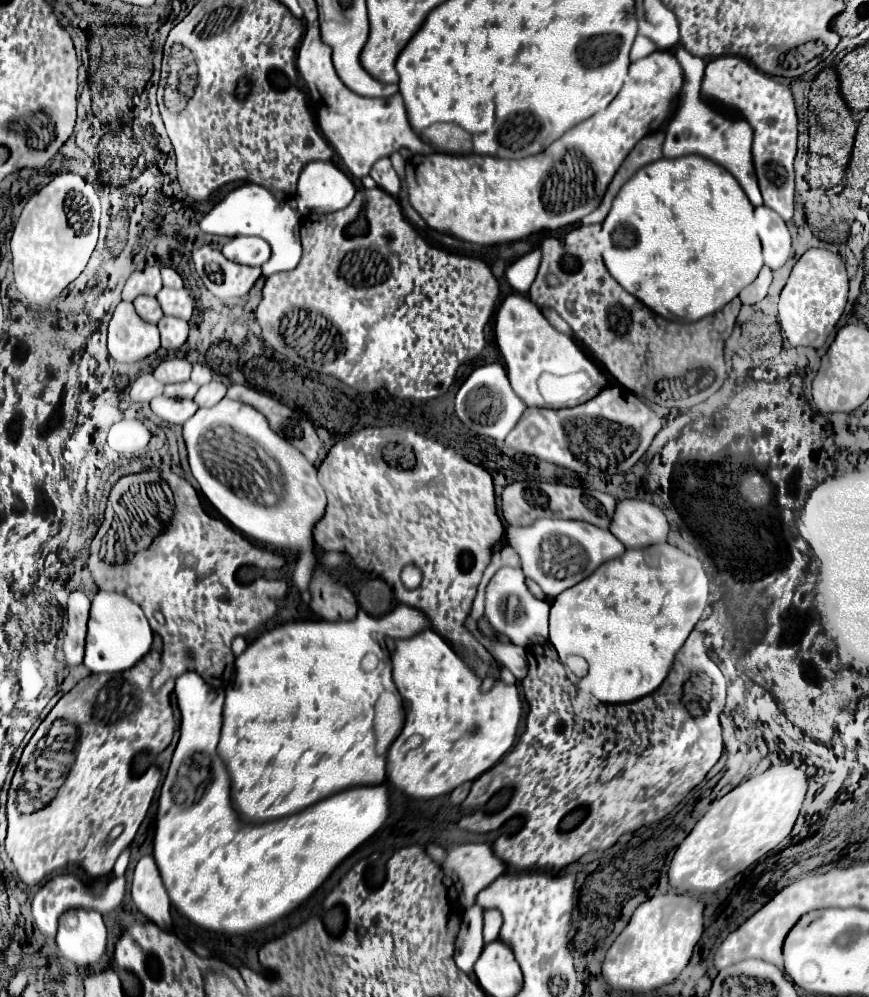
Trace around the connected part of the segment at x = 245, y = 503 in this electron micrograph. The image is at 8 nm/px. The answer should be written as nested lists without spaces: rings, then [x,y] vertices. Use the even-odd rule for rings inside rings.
[[[224,399],[212,409],[204,409],[204,407],[198,409],[198,413],[190,421],[184,423],[184,441],[188,447],[192,475],[196,477],[206,499],[242,535],[246,535],[266,547],[274,547],[280,551],[294,551],[298,555],[298,559],[296,559],[296,577],[292,577],[292,581],[300,591],[308,591],[308,581],[312,579],[312,573],[316,567],[312,529],[314,529],[316,521],[320,521],[320,517],[324,515],[324,509],[326,509],[326,495],[316,479],[316,467],[296,447],[288,445],[282,437],[278,437],[270,429],[270,425],[262,413],[258,413],[254,407],[248,407],[248,405],[244,405],[240,401],[232,401],[232,399]],[[216,427],[228,427],[240,435],[246,435],[256,445],[260,445],[268,457],[272,457],[280,465],[282,485],[284,485],[284,497],[280,503],[276,503],[272,507],[252,503],[248,497],[234,495],[226,485],[222,485],[220,481],[216,481],[216,477],[210,475],[210,471],[206,469],[204,459],[200,455],[200,437],[206,431],[214,431]]]

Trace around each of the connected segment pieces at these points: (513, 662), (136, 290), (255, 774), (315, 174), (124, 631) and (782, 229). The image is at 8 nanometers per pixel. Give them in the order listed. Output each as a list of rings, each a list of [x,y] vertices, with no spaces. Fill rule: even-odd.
[[[470,617],[466,619],[466,629],[468,629],[468,633],[472,633],[472,637],[476,637],[476,641],[480,641],[486,647],[486,651],[494,657],[494,661],[498,665],[508,667],[518,681],[522,681],[526,677],[528,663],[526,663],[526,651],[522,647],[512,645],[512,643],[500,643],[496,639],[486,637],[484,633],[480,633],[478,623]]]
[[[146,267],[144,271],[134,271],[122,291],[124,301],[134,301],[138,295],[156,295],[162,289],[160,267]]]
[[[400,603],[379,619],[360,611],[354,621],[284,623],[260,635],[238,655],[238,673],[234,673],[234,683],[226,691],[218,755],[230,773],[232,803],[243,817],[240,821],[262,824],[304,811],[348,787],[386,781],[386,755],[376,753],[374,737],[374,705],[382,691],[395,688],[386,639],[410,638],[422,629],[432,629],[424,613]]]
[[[312,161],[300,173],[296,203],[300,213],[332,213],[348,207],[354,195],[356,187],[344,171],[330,161]]]
[[[98,591],[92,599],[88,635],[86,635],[86,653],[84,665],[90,673],[120,673],[136,665],[152,645],[150,625],[142,613],[142,609],[120,593]]]
[[[764,205],[756,207],[754,215],[758,223],[758,235],[762,241],[762,249],[764,249],[764,263],[770,269],[780,269],[792,253],[788,227],[782,221],[782,217],[774,213],[770,207],[764,207]]]

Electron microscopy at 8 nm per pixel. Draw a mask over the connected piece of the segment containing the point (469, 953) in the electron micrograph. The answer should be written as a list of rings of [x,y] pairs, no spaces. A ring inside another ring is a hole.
[[[470,905],[462,913],[462,923],[454,941],[454,961],[460,971],[472,975],[474,963],[478,961],[484,943],[482,943],[482,921],[484,909],[480,905]]]

